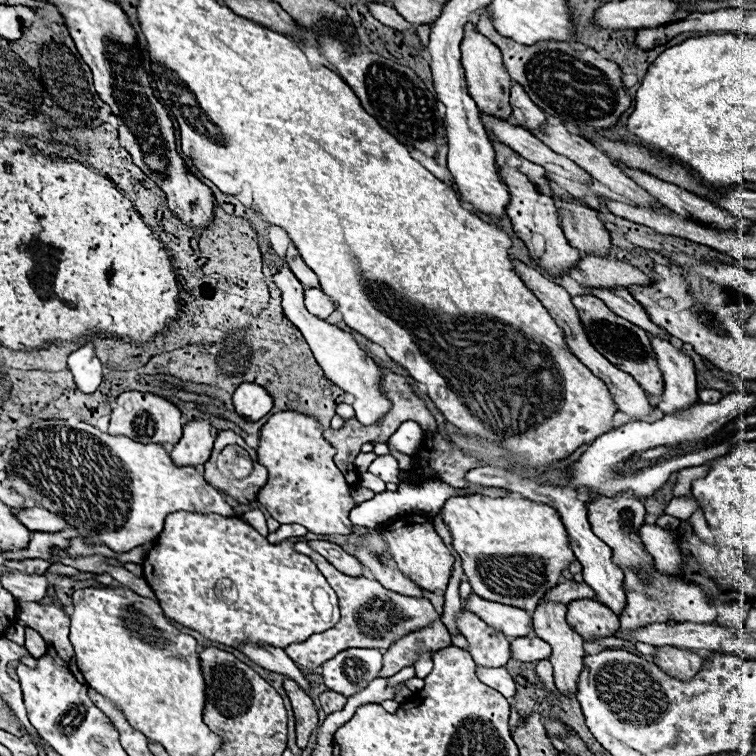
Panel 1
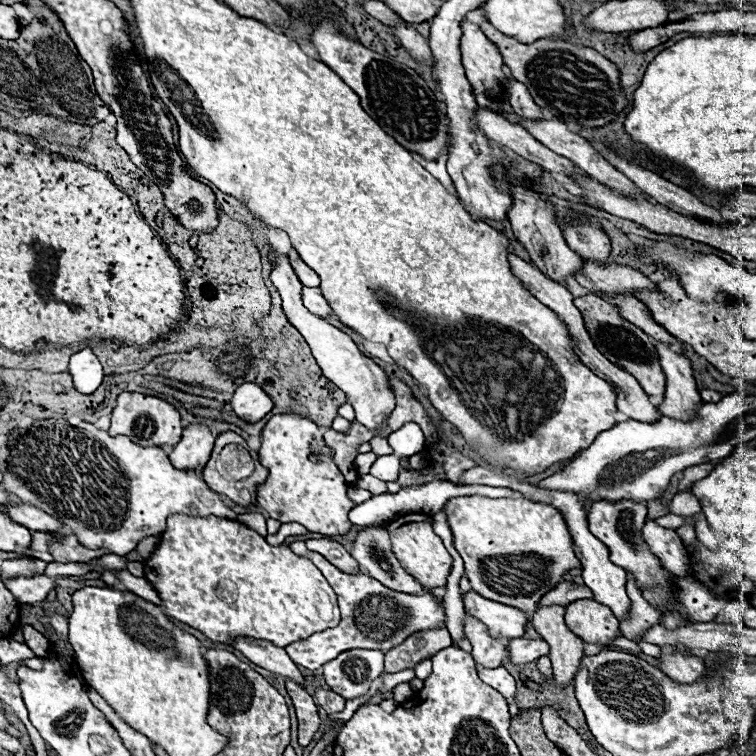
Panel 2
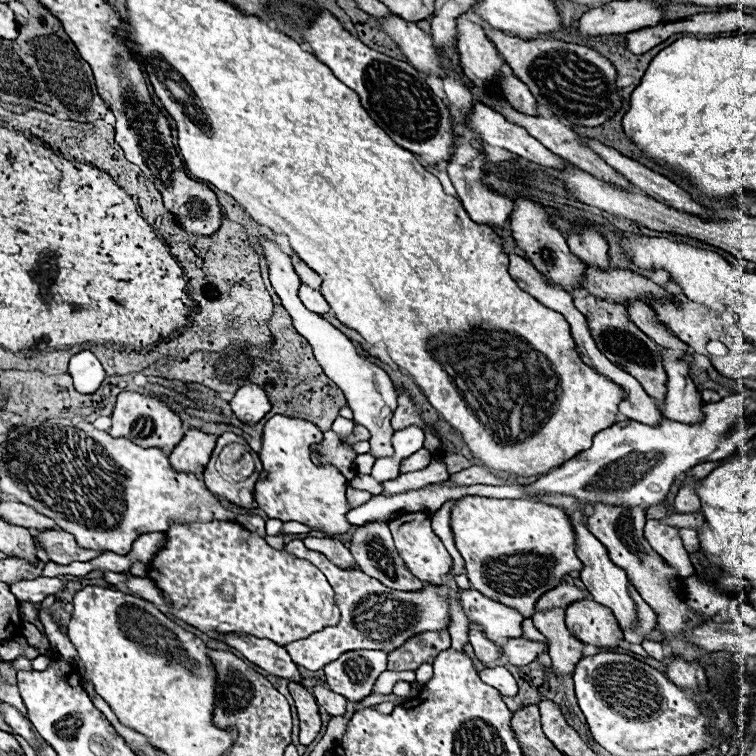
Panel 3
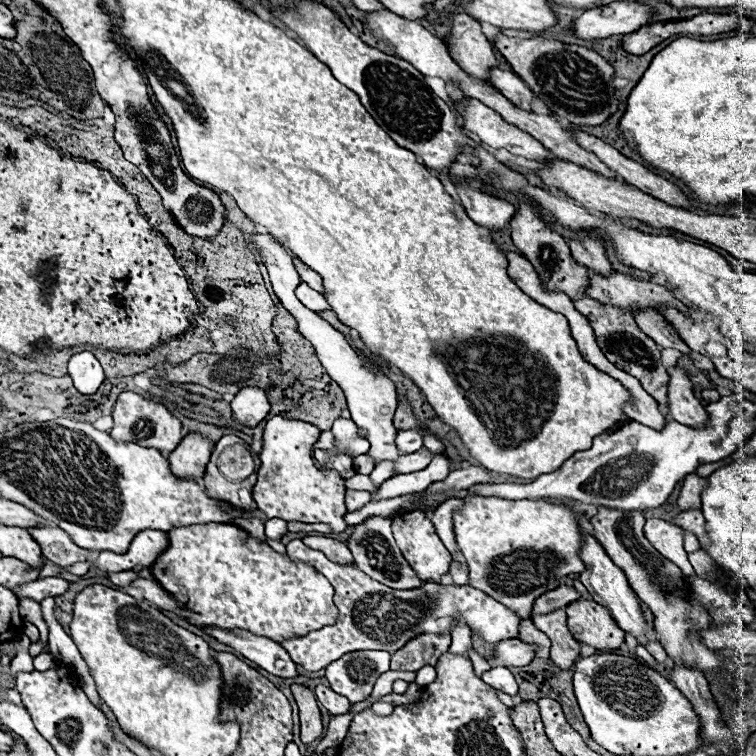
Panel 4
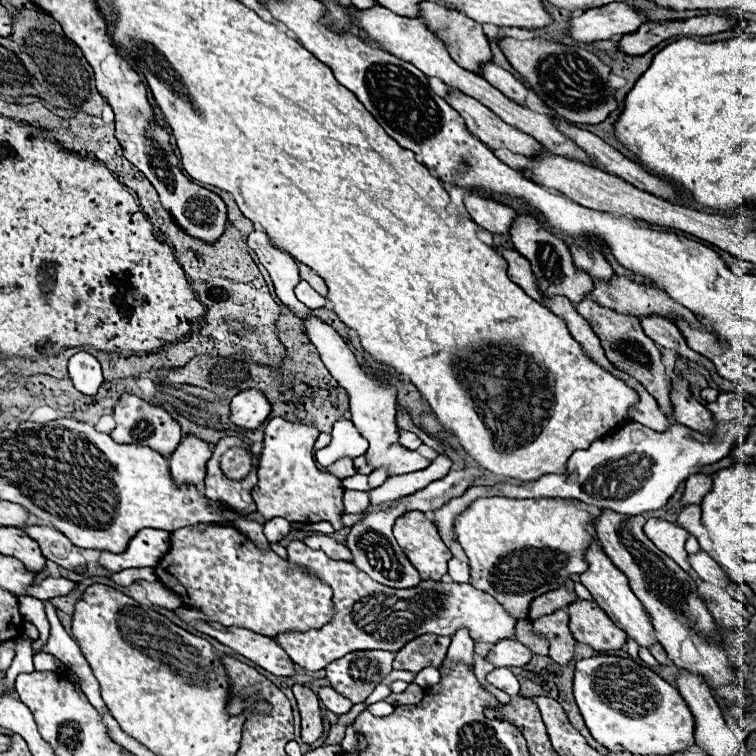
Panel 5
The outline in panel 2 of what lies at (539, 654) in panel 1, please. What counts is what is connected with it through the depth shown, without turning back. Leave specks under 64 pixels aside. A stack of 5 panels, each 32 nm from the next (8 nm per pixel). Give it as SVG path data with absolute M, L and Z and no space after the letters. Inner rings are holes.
M528 638L510 640L506 650L508 650L506 662L510 660L512 664L528 664L528 662L534 662L540 656L546 656L550 652L550 648L544 640L528 640Z

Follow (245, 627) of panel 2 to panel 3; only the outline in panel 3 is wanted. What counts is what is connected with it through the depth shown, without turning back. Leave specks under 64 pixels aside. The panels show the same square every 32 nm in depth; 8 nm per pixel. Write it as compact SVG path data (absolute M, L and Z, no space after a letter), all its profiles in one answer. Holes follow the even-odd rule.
M212 520L212 522L192 522L192 524L170 524L170 530L166 532L166 546L148 564L148 574L150 574L150 580L154 580L156 586L164 592L164 596L172 602L170 612L176 618L180 618L180 620L196 626L198 630L202 630L210 638L216 638L214 632L224 632L224 634L226 632L246 632L246 634L252 634L252 636L258 636L258 638L268 638L268 640L272 640L272 642L276 642L276 644L282 646L282 644L288 644L290 640L298 640L302 636L308 636L310 632L318 632L318 630L322 630L326 626L334 626L340 620L340 612L338 612L338 608L334 604L334 590L328 584L326 576L322 576L322 572L318 572L318 568L314 568L306 560L298 560L298 558L290 556L286 550L280 552L280 550L270 548L264 542L264 538L248 532L246 528L242 528L236 522L218 522L218 520Z

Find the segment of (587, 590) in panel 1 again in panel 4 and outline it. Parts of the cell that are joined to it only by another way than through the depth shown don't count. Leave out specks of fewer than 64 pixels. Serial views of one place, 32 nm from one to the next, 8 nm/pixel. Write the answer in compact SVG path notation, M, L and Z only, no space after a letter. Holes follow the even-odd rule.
M558 586L556 590L550 590L550 592L542 594L542 596L538 596L538 600L534 600L532 616L554 612L554 610L558 610L558 608L564 608L564 606L576 602L576 600L580 600L580 594L578 594L574 588Z

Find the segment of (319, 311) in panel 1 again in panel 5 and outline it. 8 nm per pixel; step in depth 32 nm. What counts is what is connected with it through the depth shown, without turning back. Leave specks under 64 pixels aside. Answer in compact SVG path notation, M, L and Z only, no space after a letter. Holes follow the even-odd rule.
M300 280L300 282L296 284L294 292L296 292L298 300L300 300L304 306L312 308L312 310L322 308L322 306L326 304L326 298L324 298L324 296L318 296L318 292L314 292L306 280Z

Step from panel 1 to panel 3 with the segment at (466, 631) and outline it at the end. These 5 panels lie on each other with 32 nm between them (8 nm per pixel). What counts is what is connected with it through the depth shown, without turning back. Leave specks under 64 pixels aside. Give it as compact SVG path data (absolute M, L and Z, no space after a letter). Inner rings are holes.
M470 624L470 644L472 644L476 656L478 656L484 664L488 664L490 668L498 666L500 644L486 640L484 634L482 634L482 628L478 628L478 626L474 626L474 624Z

